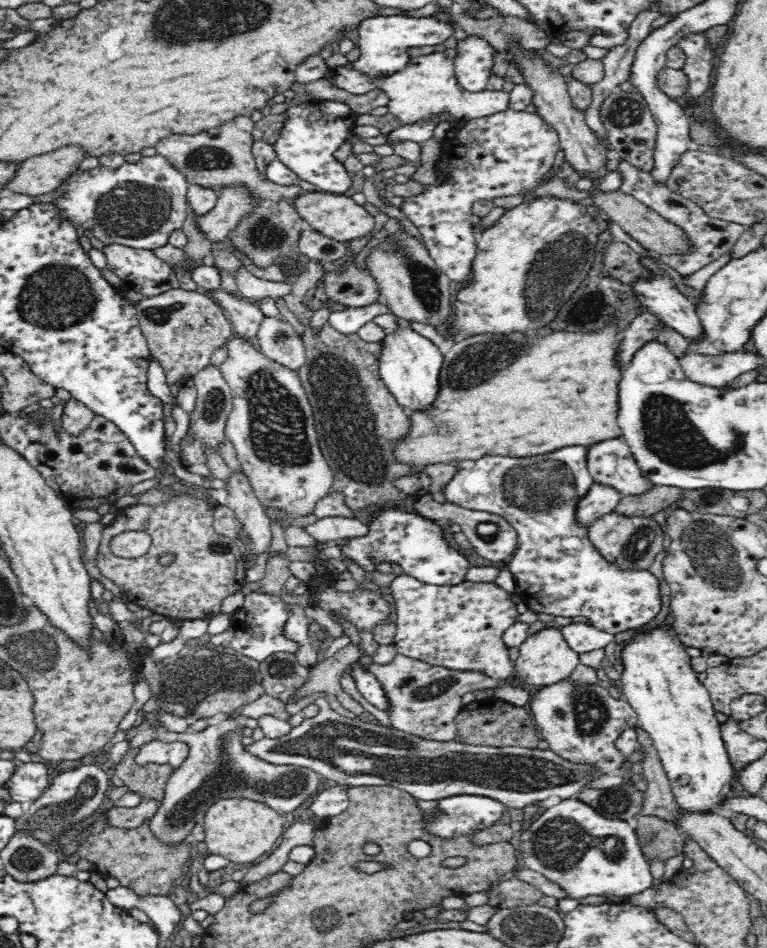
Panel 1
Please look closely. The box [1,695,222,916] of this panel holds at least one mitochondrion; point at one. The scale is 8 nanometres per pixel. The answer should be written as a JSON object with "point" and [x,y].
{"point":[49,821]}

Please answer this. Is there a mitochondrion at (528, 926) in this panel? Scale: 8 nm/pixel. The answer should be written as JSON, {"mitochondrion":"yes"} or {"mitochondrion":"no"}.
{"mitochondrion":"yes"}

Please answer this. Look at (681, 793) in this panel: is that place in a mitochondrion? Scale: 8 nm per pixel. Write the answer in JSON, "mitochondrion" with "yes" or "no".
{"mitochondrion":"no"}

